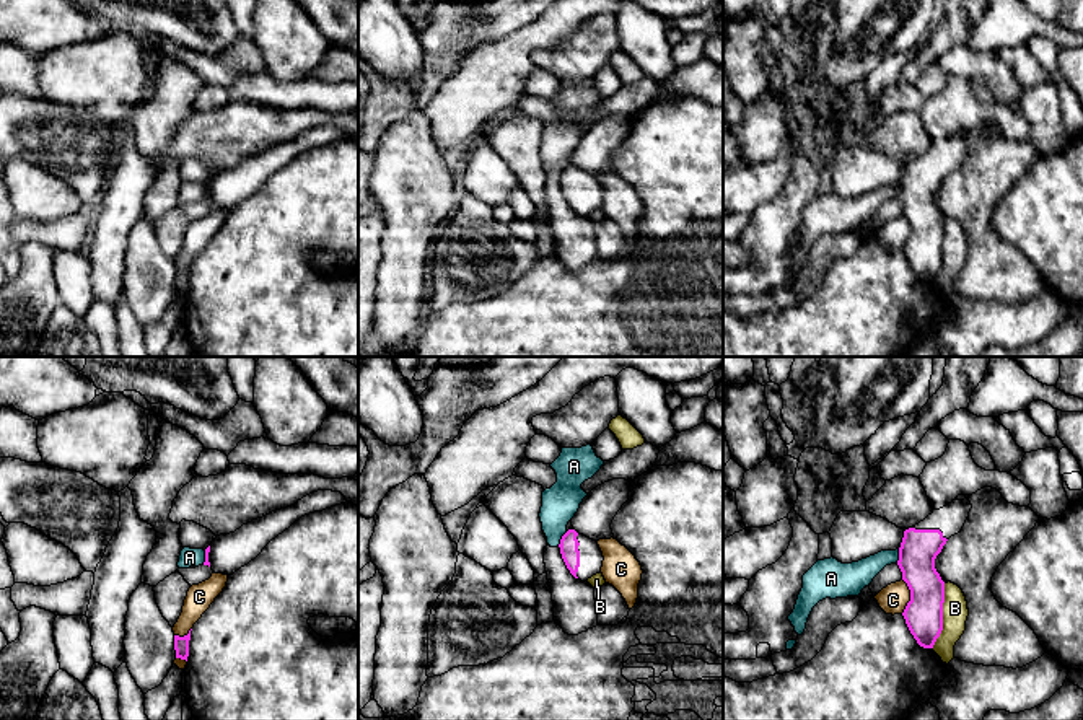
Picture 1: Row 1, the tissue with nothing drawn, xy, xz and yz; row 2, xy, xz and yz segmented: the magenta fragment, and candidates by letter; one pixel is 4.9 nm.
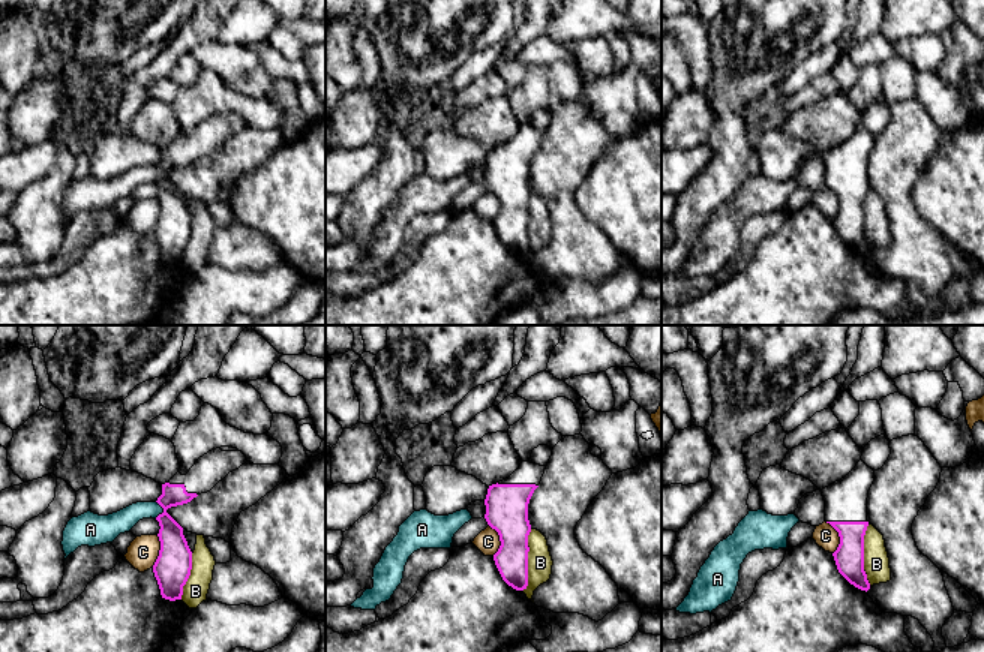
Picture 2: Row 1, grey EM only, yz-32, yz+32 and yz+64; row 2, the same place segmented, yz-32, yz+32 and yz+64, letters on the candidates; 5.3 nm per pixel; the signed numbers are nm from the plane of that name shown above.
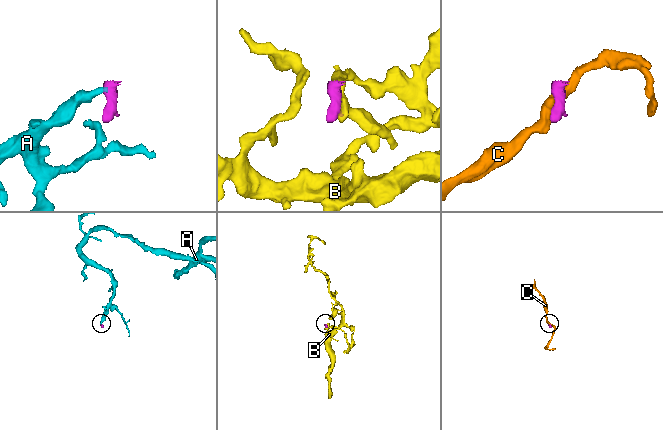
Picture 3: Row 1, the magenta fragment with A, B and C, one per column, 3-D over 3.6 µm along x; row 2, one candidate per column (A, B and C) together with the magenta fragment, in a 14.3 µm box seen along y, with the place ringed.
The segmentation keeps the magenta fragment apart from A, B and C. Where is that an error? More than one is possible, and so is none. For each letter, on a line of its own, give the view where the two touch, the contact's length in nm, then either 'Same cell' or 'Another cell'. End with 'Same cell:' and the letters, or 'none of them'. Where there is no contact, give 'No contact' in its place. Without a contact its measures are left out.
A: Touches magenta in xz. Shared border 90 nm. Another cell
B: Touches magenta in yz. Shared border 320 nm. Another cell
C: Touches magenta in yz. Shared border 180 nm. Another cell
Same cell: none of them

